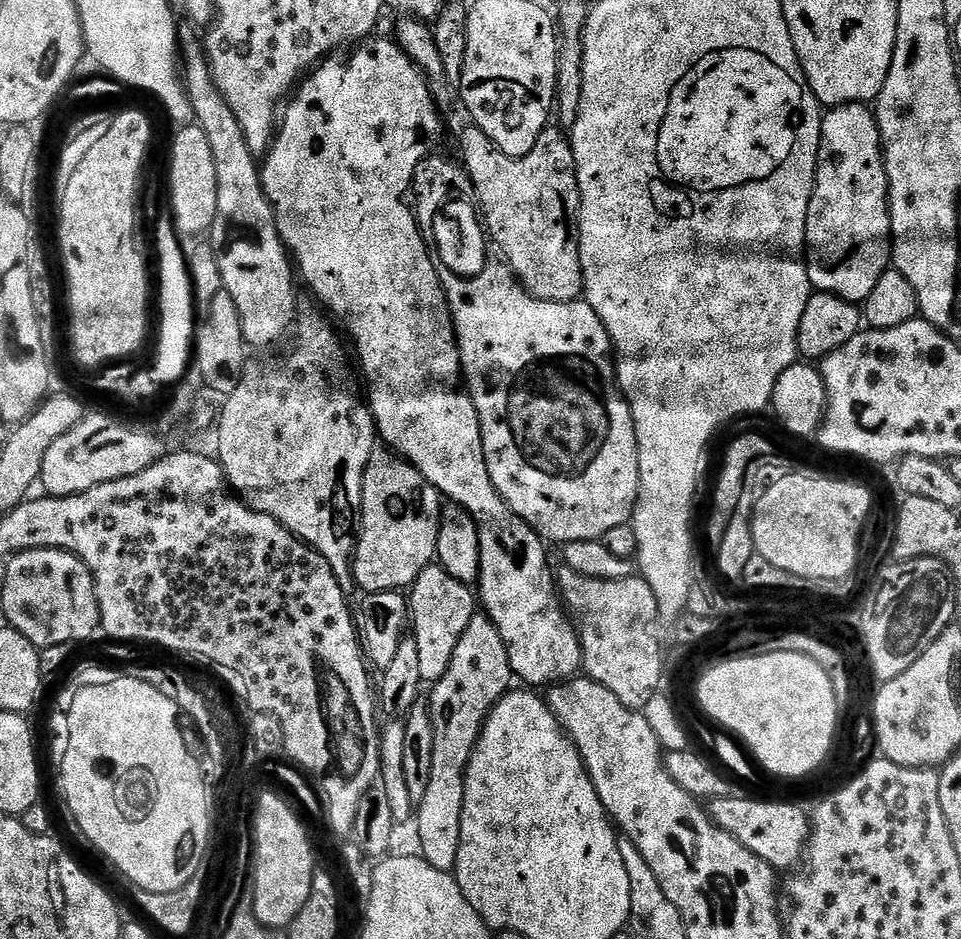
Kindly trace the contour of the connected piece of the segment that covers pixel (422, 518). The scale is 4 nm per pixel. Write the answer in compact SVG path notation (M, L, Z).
M380 446L370 454L362 478L358 539L350 573L361 593L411 589L418 574L436 560L442 511L439 502L425 476L395 451Z

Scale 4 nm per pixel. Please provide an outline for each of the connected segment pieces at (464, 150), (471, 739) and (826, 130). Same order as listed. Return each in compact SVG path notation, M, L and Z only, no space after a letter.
M468 126L460 136L462 167L476 191L475 203L482 209L482 224L491 243L500 247L503 257L528 295L546 302L570 302L584 295L584 279L580 265L580 242L574 231L574 216L580 203L576 163L572 141L559 127L549 126L538 138L534 150L525 156L508 156L486 138L481 128Z
M473 619L454 646L454 658L440 680L431 685L432 697L426 700L434 726L434 762L430 766L430 786L426 798L414 812L414 829L420 839L419 855L430 866L443 872L456 867L458 846L462 834L462 802L464 801L464 772L480 737L488 715L514 684L512 667L502 638L495 630L484 632L485 621Z
M867 103L837 104L823 113L820 122L820 153L816 163L816 185L806 218L806 263L816 292L829 292L843 300L863 302L874 290L878 278L889 271L892 255L892 223L888 209L888 179L880 127Z

